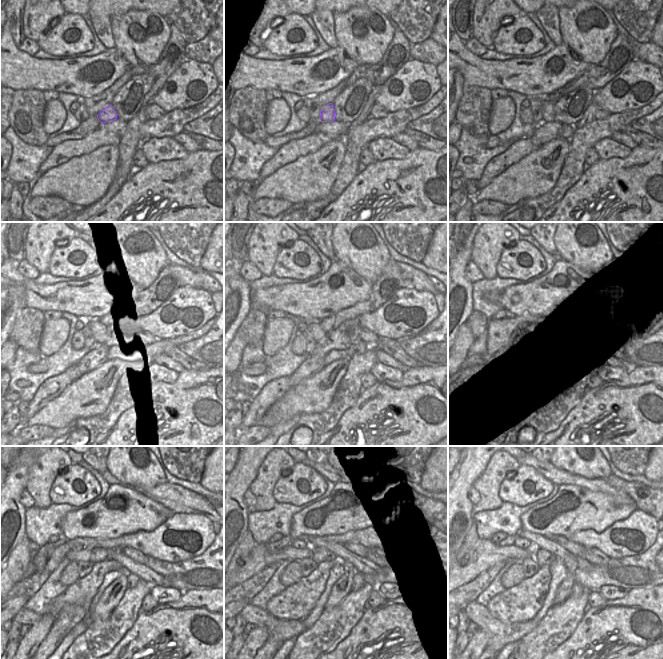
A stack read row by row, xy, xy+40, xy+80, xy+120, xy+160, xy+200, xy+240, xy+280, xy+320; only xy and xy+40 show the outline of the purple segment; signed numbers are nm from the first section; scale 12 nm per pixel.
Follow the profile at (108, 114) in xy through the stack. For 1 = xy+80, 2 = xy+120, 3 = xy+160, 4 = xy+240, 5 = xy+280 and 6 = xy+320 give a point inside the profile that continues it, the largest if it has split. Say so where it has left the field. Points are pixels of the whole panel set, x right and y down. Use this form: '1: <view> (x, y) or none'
1: xy+80 (548, 111)
2: xy+120 (99, 331)
3: xy+160 (319, 334)
4: xy+240 (84, 554)
5: xy+280 (260, 557)
6: xy+320 (484, 554)

